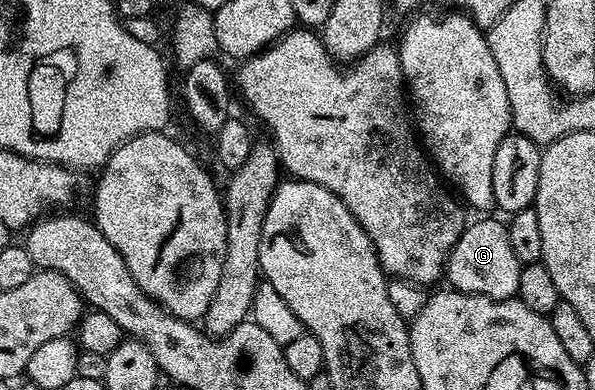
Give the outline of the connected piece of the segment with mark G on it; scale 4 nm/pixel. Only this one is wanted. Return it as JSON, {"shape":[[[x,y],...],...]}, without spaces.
{"shape":[[[482,216],[479,222],[471,221],[446,257],[444,278],[453,289],[465,294],[479,294],[489,298],[513,298],[520,288],[522,263],[512,253],[506,222]]]}

